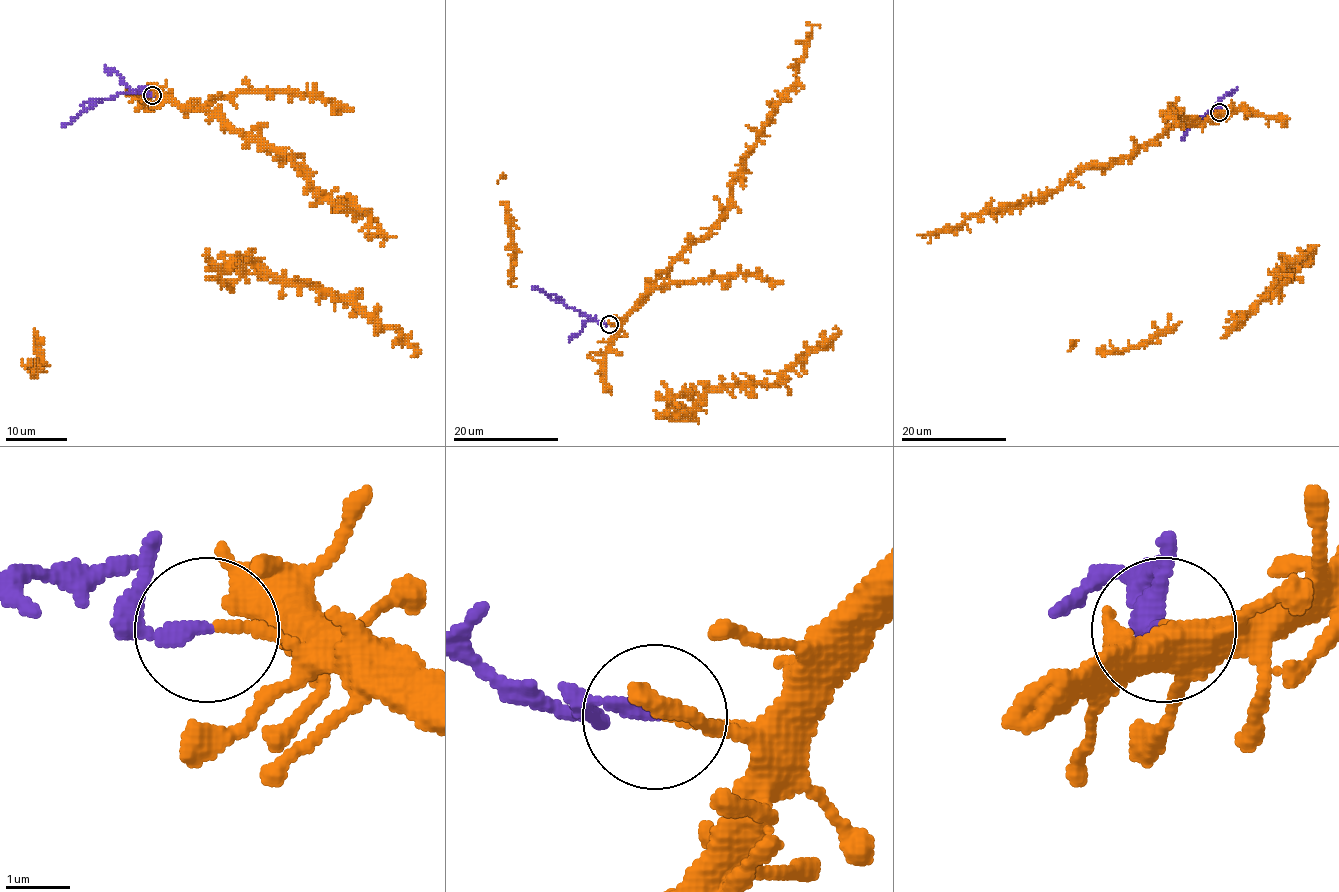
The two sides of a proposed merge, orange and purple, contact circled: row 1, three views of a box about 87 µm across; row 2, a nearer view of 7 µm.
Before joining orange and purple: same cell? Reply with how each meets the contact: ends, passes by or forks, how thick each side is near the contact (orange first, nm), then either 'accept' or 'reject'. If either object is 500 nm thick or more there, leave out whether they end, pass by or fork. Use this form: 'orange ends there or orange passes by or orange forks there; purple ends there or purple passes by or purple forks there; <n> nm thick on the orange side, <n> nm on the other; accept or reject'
orange ends there; purple ends there; 150 nm thick on the orange side, 200 nm on the other; reject

